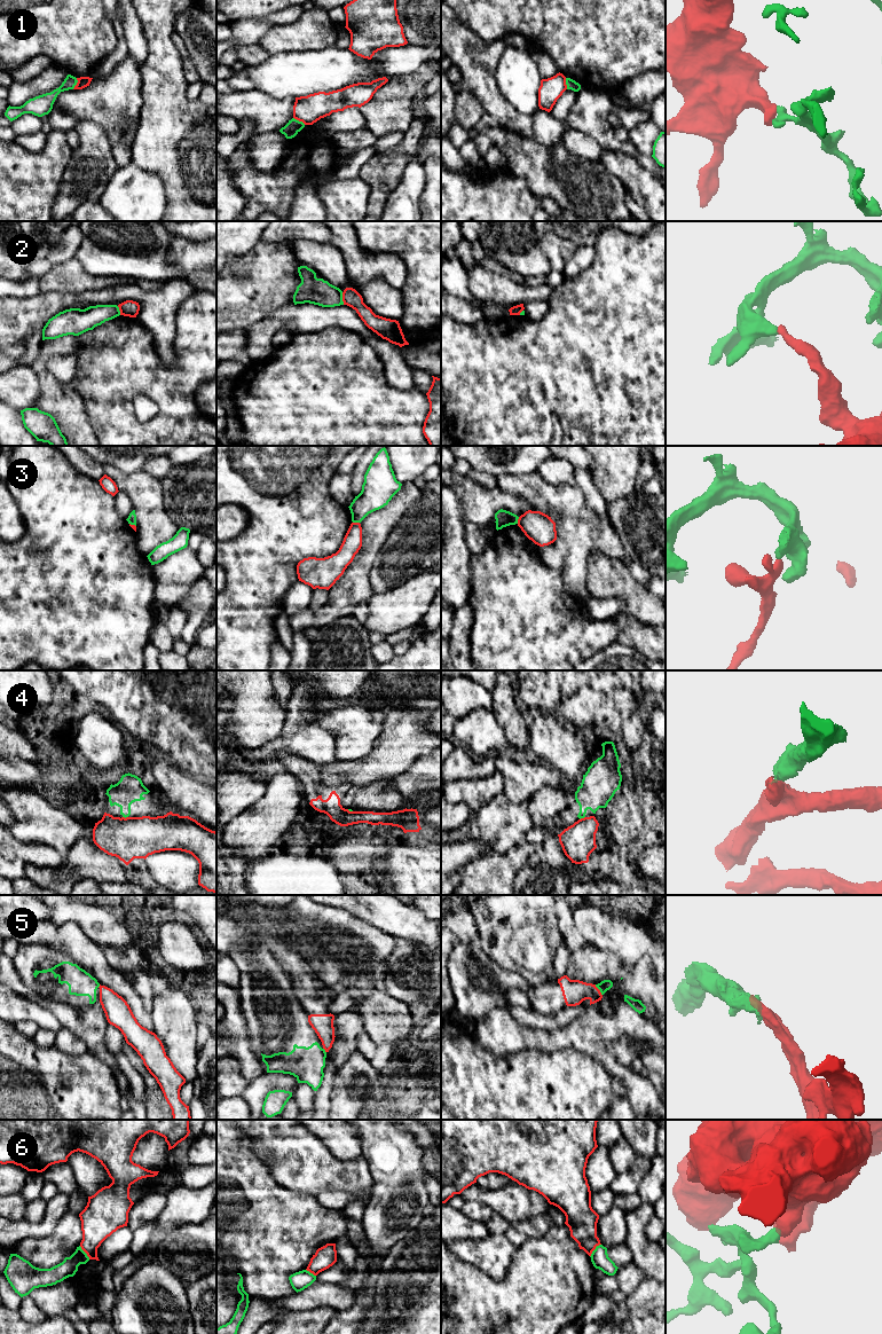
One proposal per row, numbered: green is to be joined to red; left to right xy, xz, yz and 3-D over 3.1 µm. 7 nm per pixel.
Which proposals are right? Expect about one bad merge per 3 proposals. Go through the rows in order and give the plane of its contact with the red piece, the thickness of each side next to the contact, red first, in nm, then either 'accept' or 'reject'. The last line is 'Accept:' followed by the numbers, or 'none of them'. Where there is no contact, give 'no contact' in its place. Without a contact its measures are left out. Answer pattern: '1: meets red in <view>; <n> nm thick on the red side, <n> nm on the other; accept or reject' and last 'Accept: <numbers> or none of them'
1: meets red in xz; 200 nm thick on the red side, 100 nm on the other; reject
2: meets red in xz; 120 nm thick on the red side, 190 nm on the other; reject
3: meets red in xz; 140 nm thick on the red side, 220 nm on the other; reject
4: meets red in xy; 300 nm thick on the red side, 190 nm on the other; reject
5: meets red in yz; 170 nm thick on the red side, 80 nm on the other; reject
6: meets red in yz; 220 nm thick on the red side, 130 nm on the other; reject
Accept: none of them

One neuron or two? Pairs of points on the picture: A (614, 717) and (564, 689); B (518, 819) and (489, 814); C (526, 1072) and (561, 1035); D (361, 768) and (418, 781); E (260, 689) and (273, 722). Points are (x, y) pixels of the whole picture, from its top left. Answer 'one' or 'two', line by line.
A: one
B: one
C: two
D: two
E: one

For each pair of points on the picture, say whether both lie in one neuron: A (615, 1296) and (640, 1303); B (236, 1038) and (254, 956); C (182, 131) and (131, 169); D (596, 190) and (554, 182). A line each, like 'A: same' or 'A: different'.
A: different
B: different
C: different
D: same

